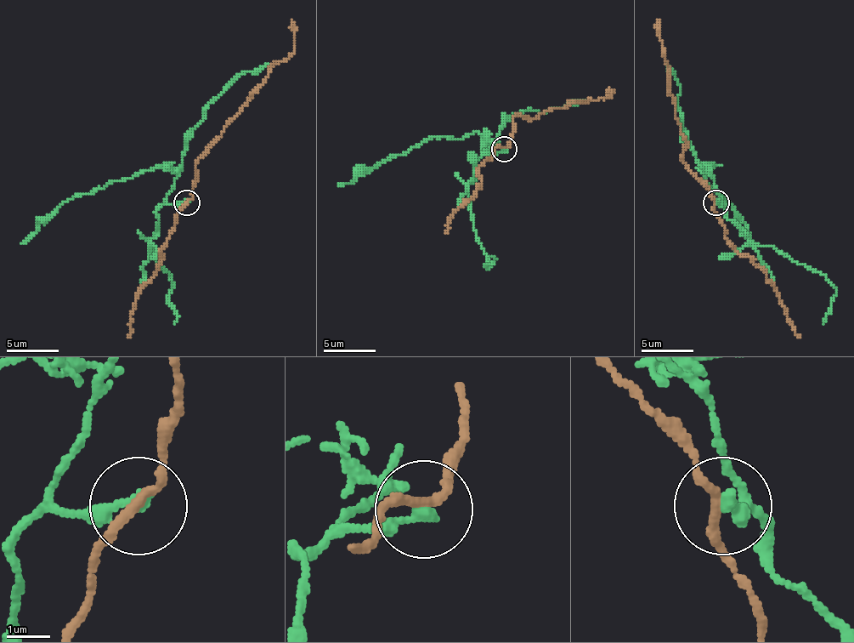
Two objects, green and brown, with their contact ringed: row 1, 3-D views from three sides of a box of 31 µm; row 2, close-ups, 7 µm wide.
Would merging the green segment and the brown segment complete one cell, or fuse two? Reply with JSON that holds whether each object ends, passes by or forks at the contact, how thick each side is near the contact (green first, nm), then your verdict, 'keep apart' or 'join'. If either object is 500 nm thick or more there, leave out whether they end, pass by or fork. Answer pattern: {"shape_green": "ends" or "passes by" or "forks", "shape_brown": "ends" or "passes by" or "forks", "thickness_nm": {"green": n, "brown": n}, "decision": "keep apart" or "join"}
{"shape_green": "ends", "shape_brown": "passes by", "thickness_nm": {"green": 320, "brown": 200}, "decision": "keep apart"}

